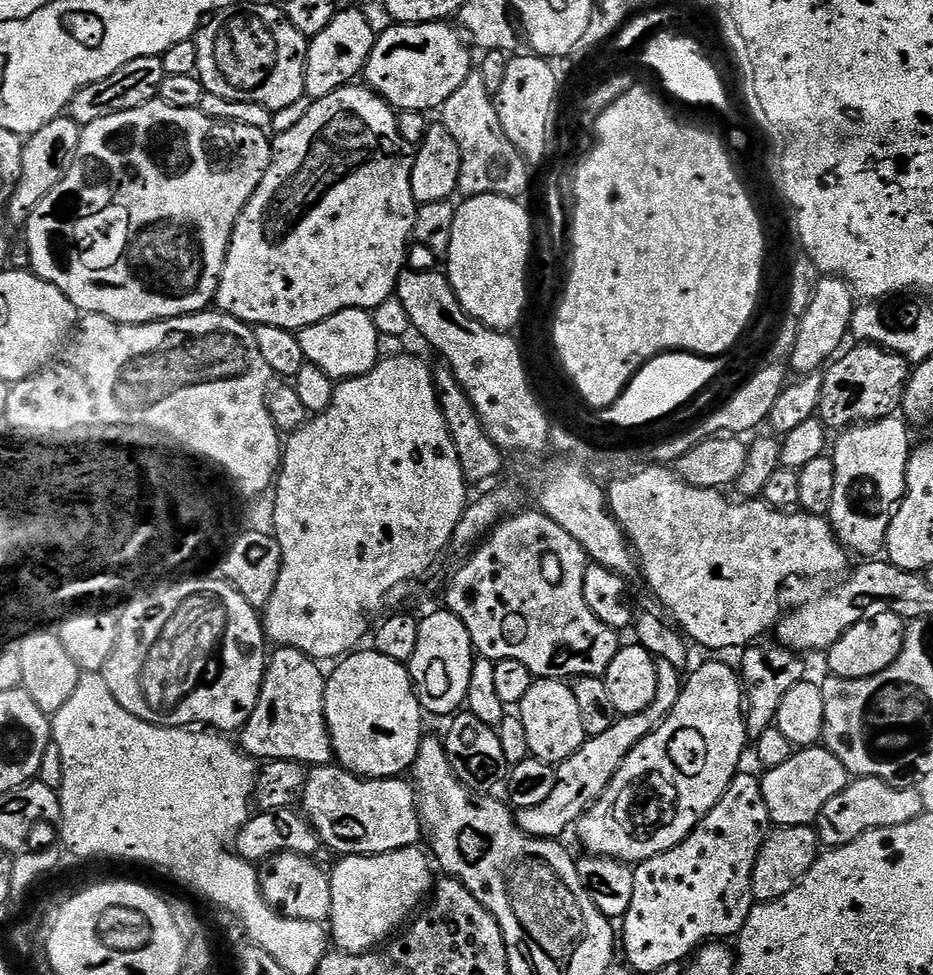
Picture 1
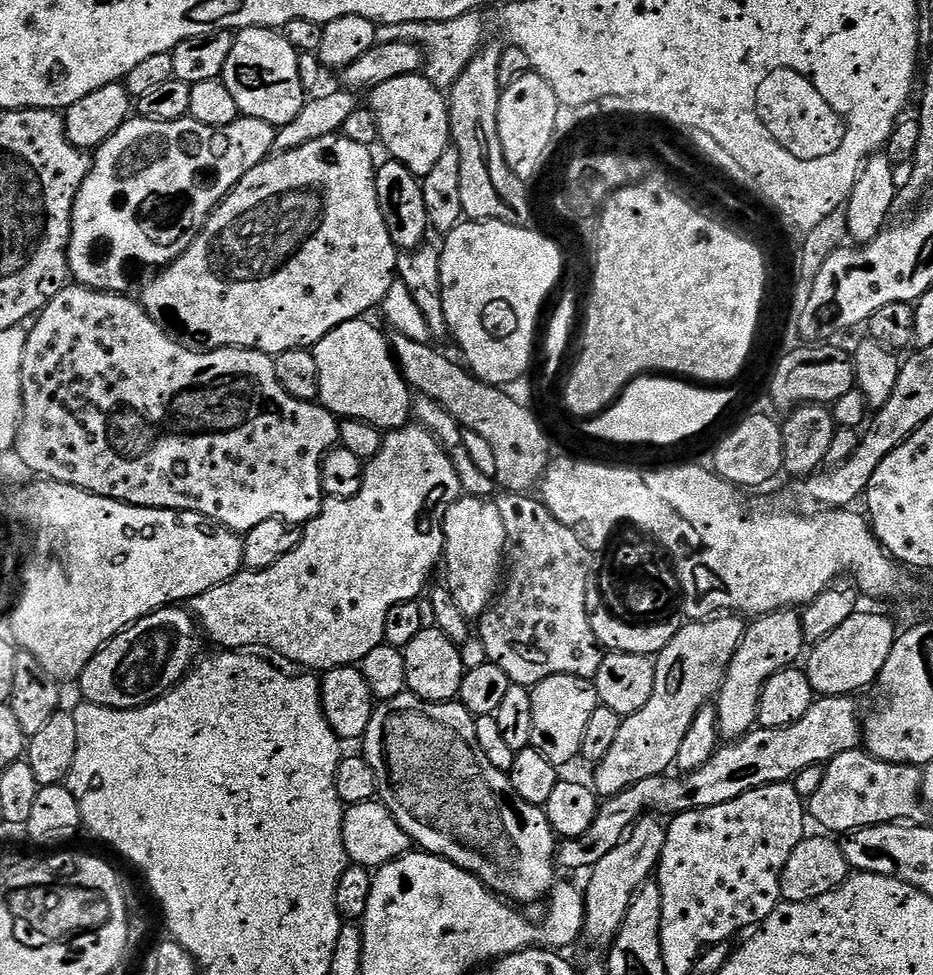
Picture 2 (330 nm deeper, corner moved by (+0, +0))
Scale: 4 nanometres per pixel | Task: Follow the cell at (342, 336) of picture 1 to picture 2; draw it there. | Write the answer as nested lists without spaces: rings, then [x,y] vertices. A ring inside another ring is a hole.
[[[361,318],[346,322],[330,330],[330,334],[326,334],[326,338],[319,340],[315,348],[311,349],[318,362],[318,386],[320,387],[318,400],[337,418],[364,420],[381,430],[402,428],[409,423],[412,415],[414,392],[394,359],[389,337],[387,335],[384,337],[370,321],[371,319]]]

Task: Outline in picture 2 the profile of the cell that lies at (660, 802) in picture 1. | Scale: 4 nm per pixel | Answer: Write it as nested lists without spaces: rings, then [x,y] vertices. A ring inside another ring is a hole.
[[[783,608],[781,612],[757,616],[745,627],[744,637],[730,662],[720,694],[714,700],[721,737],[739,738],[757,727],[760,695],[766,682],[775,672],[793,667],[796,659],[805,655],[806,641],[801,617],[799,611]]]

